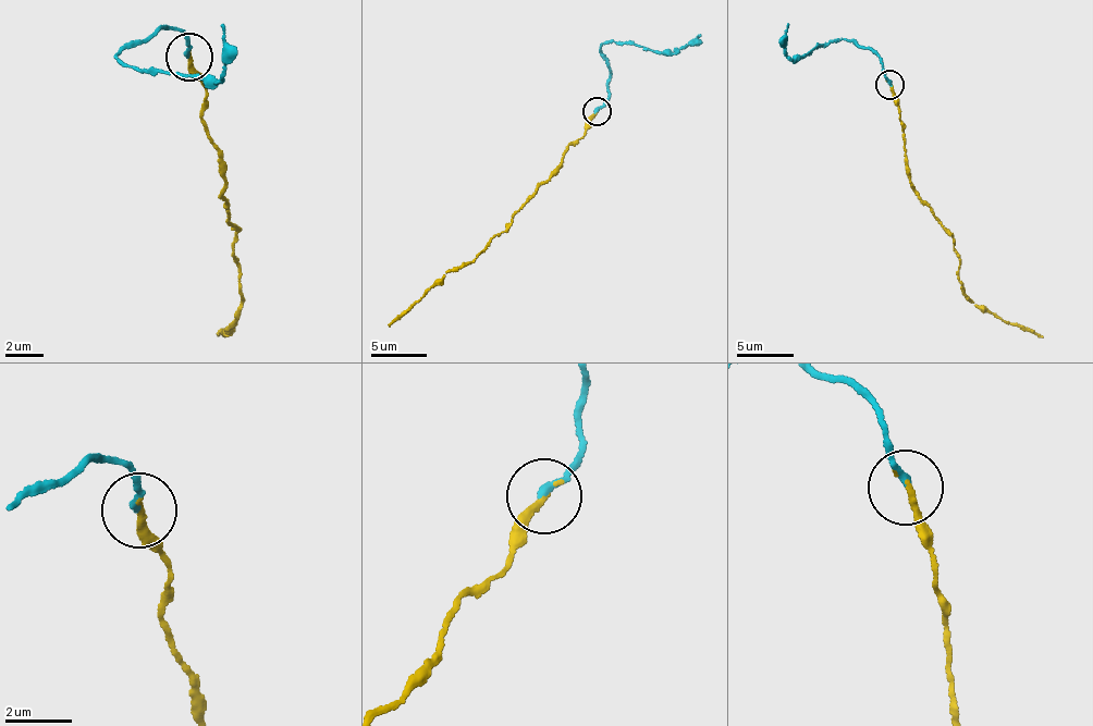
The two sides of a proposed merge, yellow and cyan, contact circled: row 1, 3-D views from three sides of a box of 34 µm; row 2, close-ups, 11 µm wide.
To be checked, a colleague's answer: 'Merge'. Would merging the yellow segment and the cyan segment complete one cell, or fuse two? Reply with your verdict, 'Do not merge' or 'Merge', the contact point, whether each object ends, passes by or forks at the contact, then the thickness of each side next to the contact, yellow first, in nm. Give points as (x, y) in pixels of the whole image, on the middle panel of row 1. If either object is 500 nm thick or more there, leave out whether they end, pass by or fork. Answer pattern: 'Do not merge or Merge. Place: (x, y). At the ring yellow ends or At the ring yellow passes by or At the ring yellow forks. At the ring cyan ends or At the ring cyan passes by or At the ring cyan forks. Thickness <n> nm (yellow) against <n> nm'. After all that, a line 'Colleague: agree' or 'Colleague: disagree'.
Merge. Place: (597, 111). At the ring yellow ends. At the ring cyan ends. Thickness 190 nm (yellow) against 200 nm
Colleague: agree

